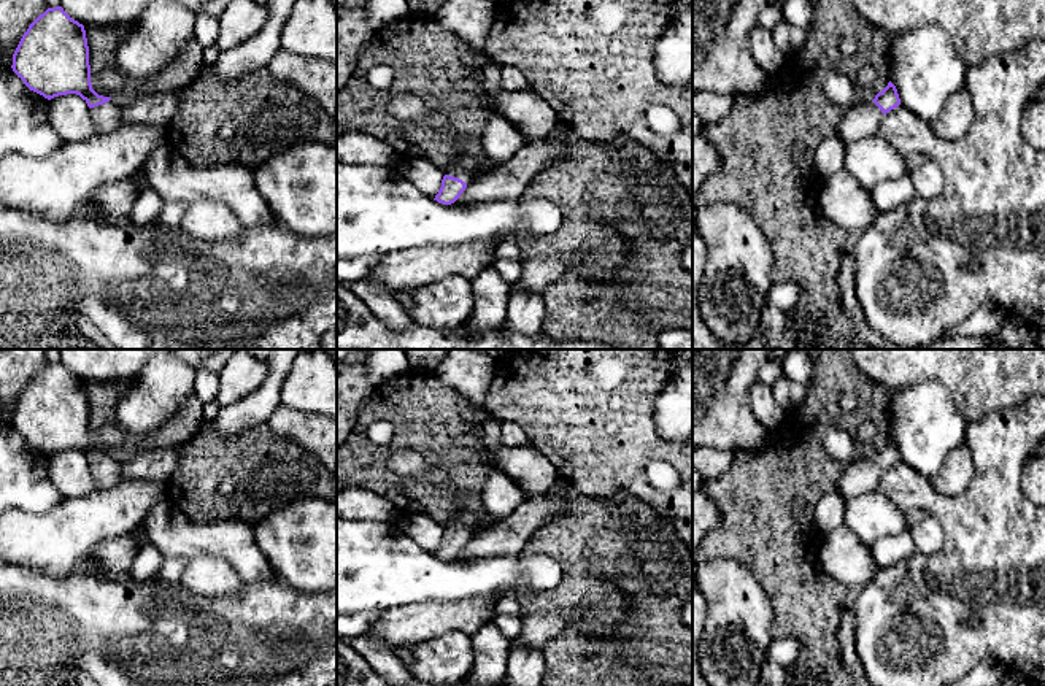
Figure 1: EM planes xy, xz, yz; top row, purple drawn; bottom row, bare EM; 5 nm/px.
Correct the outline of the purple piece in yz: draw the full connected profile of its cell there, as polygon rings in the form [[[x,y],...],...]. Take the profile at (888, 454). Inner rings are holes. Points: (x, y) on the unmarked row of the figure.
[[[888,441],[872,457],[850,462],[837,484],[837,492],[848,503],[850,500],[878,489],[880,478],[886,468],[900,461],[896,441]]]

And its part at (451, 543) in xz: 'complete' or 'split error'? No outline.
split error

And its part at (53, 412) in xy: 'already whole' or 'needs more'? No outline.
needs more

